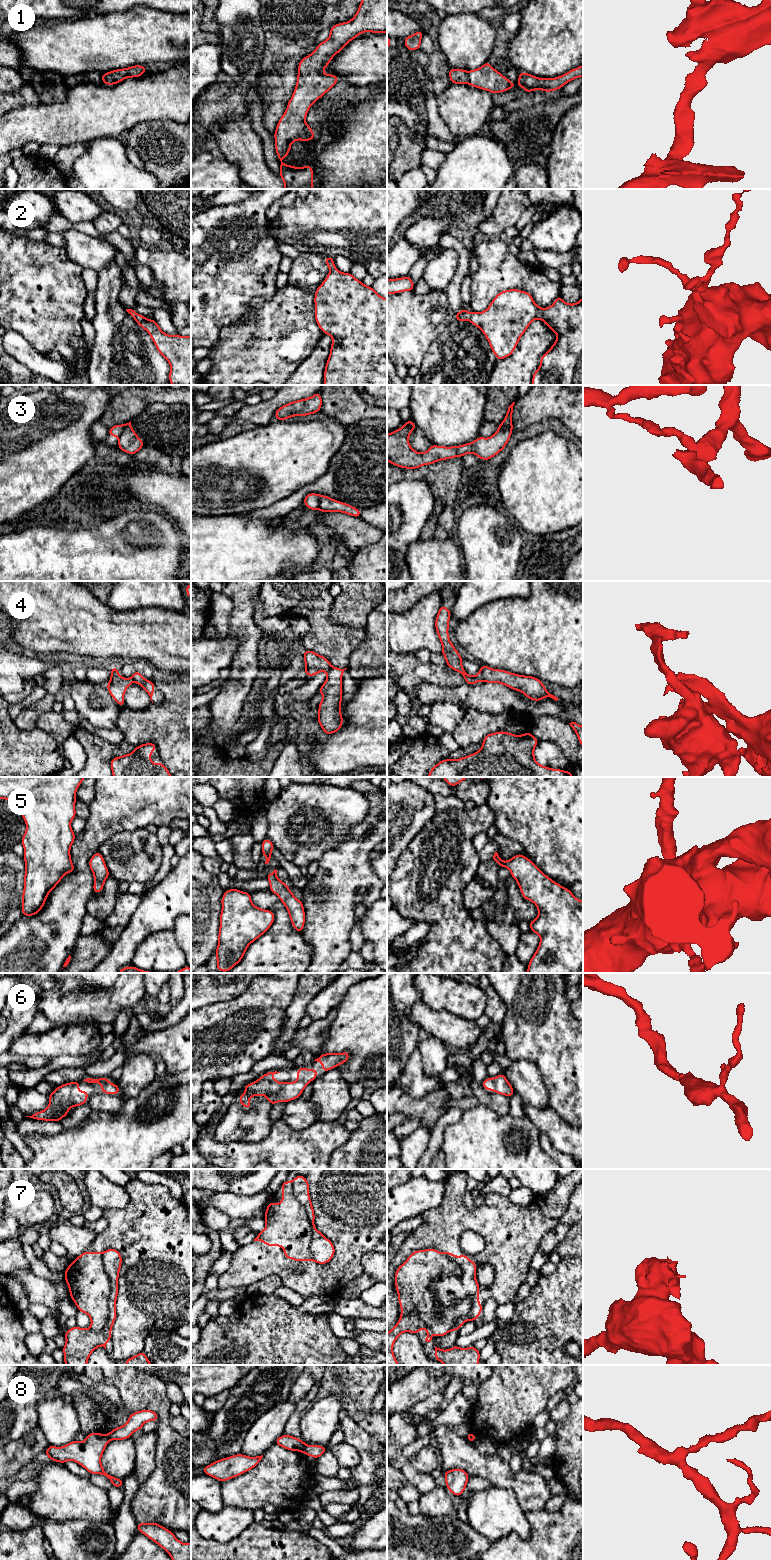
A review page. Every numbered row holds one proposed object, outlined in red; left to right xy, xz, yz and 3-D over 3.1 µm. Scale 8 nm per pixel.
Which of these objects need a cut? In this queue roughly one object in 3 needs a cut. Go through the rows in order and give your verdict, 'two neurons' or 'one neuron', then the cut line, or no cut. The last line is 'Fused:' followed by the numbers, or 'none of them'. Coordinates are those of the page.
1: one neuron; no cut
2: one neuron; no cut
3: two neurons; cut in xz along (318, 495), (319, 509)
4: two neurons; cut in xz along (332, 666), (326, 671)
5: one neuron; no cut
6: one neuron; no cut
7: two neurons; cut in yz along (441, 1253), (449, 1331)
8: two neurons; cut in xz along (305, 1444), (301, 1451)
Fused: 3, 4, 7, 8

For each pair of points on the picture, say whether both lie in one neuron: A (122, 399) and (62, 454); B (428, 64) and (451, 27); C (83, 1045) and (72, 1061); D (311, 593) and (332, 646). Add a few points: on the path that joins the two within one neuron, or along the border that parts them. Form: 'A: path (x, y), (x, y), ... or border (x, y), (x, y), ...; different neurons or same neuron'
A: border (109, 398), (109, 403), (98, 421); different neurons
B: border (440, 49), (446, 59), (446, 63), (450, 67); different neurons
C: border (87, 1055), (58, 1055), (53, 1058); different neurons
D: path (315, 606), (324, 633); same neuron

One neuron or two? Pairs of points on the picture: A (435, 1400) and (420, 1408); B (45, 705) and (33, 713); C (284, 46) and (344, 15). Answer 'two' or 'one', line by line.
A: one
B: one
C: one

